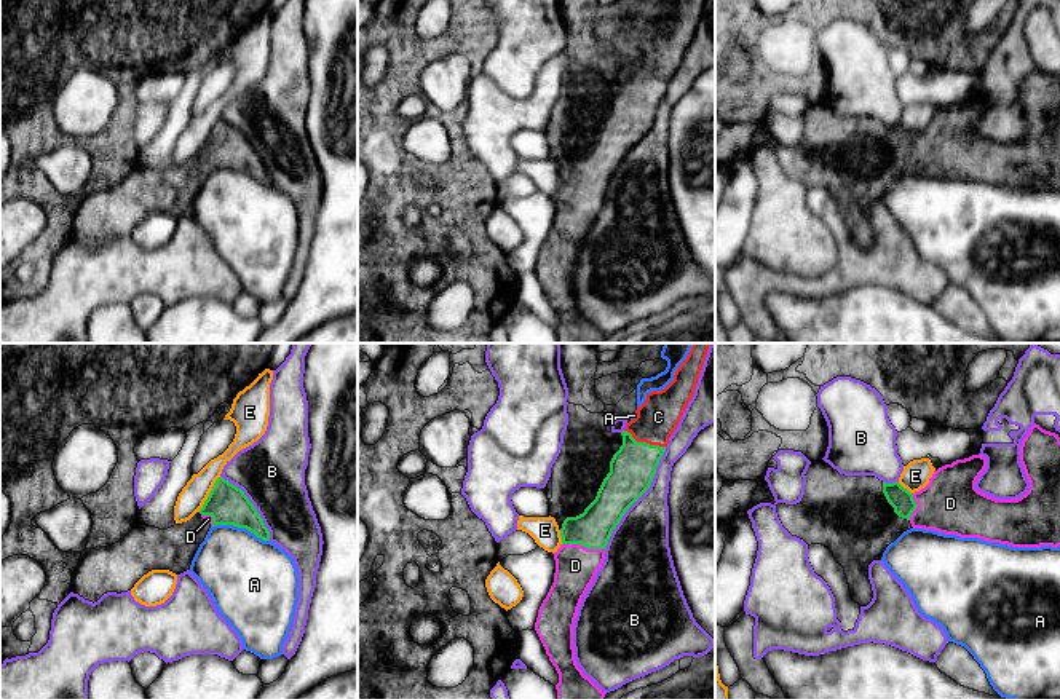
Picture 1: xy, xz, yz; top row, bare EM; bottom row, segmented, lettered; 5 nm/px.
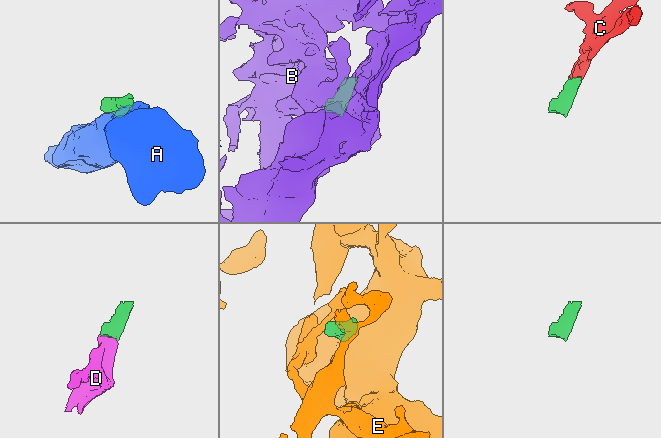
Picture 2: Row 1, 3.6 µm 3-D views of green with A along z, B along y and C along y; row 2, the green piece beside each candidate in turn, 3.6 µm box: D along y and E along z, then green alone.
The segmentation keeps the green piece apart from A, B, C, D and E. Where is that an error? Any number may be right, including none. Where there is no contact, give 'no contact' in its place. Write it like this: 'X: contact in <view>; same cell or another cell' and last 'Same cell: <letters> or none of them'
A: contact in xy; another cell
B: contact in xz; another cell
C: contact in xz; same cell
D: contact in xz; same cell
E: contact in xy; another cell
Same cell: C, D

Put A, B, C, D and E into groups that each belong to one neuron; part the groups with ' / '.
A / B / C D / E

